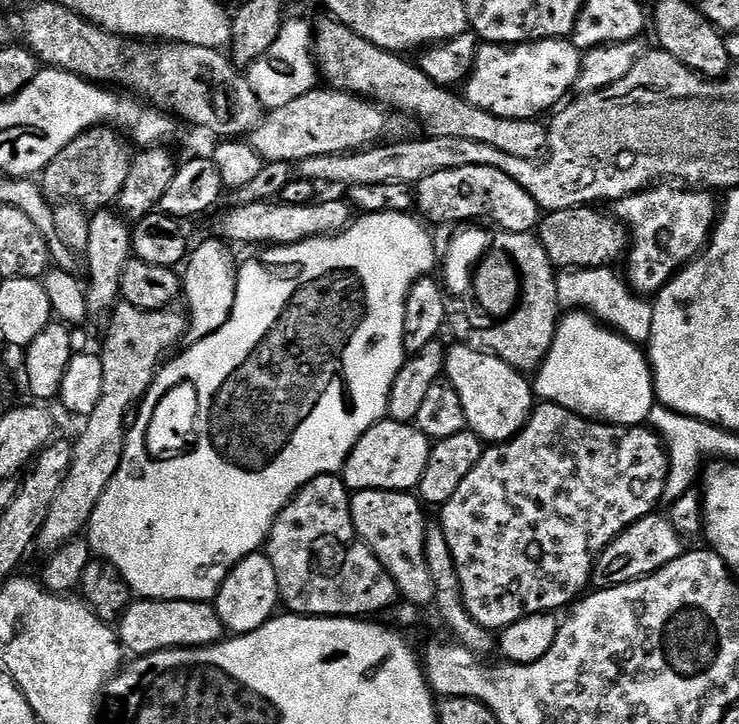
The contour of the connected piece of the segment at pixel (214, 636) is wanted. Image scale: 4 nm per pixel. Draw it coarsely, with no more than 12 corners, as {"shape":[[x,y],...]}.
{"shape":[[133,599],[118,621],[125,653],[225,639],[202,600]]}

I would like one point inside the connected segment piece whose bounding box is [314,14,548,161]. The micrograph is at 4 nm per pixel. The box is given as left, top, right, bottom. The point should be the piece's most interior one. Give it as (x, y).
(345, 60)

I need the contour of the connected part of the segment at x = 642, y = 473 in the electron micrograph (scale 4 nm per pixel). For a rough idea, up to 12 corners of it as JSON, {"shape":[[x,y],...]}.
{"shape":[[540,402],[439,509],[470,618],[567,609],[653,515],[648,426]]}

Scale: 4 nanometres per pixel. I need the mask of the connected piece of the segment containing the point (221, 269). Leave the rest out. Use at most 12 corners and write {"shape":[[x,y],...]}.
{"shape":[[214,236],[189,251],[187,350],[233,313],[240,262]]}

